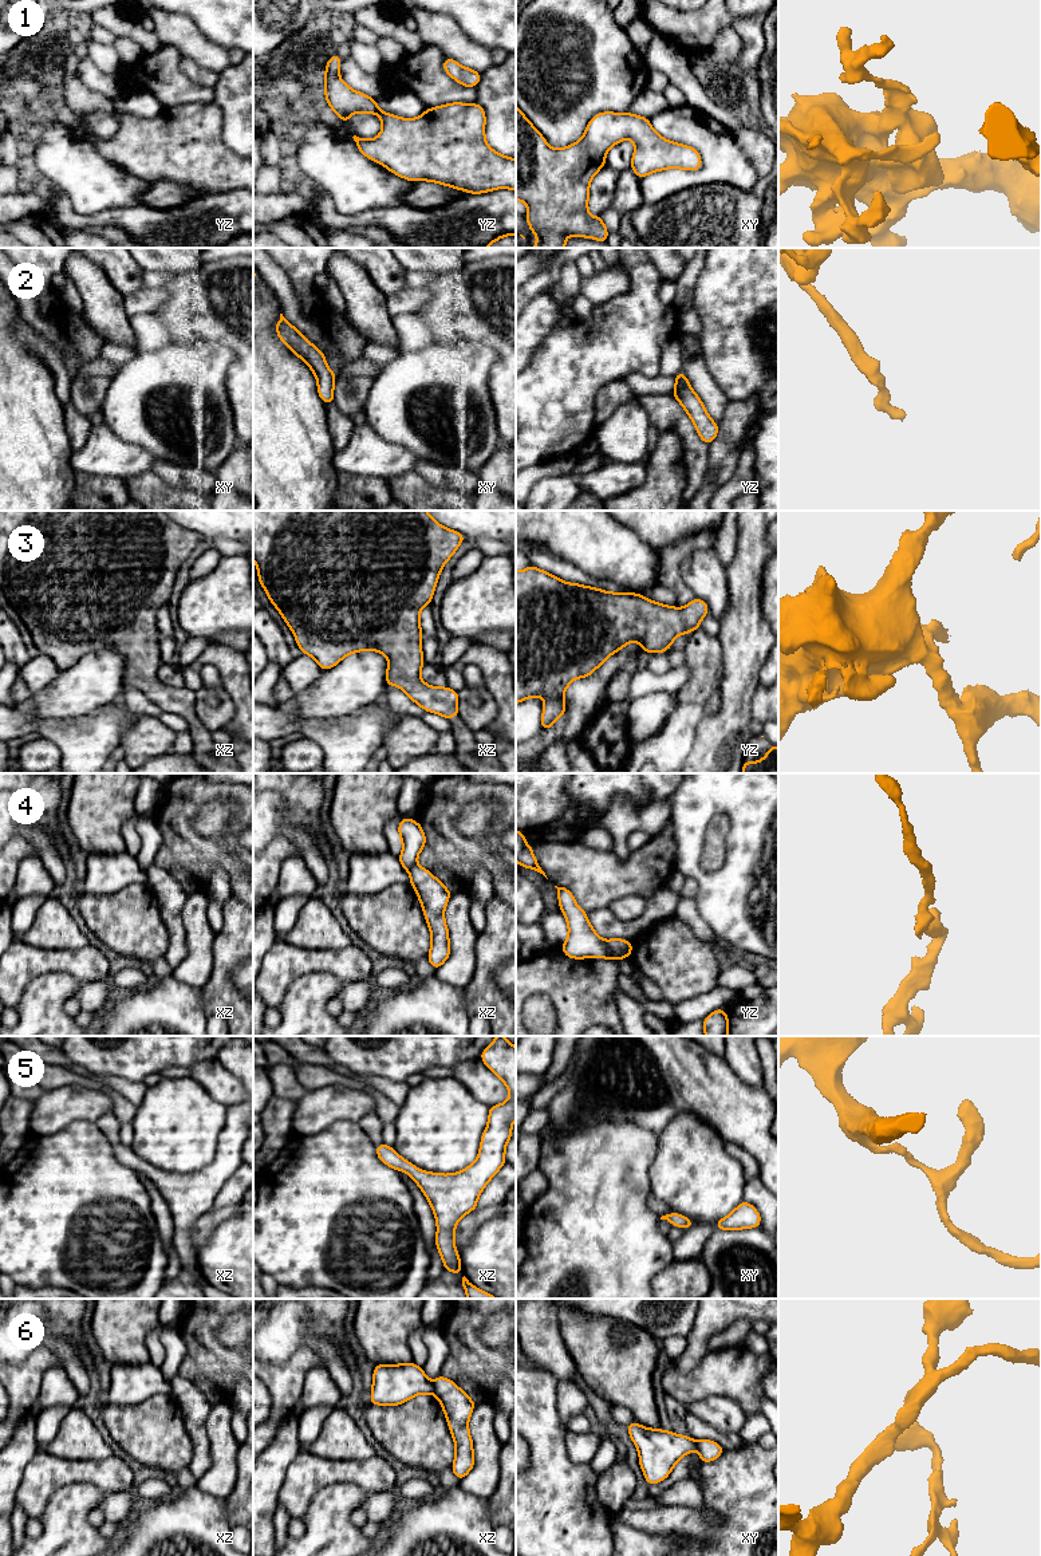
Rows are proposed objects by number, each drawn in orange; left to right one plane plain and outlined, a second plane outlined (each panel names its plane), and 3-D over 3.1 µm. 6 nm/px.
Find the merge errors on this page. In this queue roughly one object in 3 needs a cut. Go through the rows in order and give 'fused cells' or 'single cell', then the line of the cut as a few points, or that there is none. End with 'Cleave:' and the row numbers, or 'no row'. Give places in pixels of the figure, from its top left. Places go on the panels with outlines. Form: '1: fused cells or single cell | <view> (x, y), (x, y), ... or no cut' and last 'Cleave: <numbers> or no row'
1: single cell | no cut
2: single cell | no cut
3: single cell | no cut
4: fused cells | yz (607, 941), (616, 958)
5: single cell | no cut
6: fused cells | xz (432, 1382), (434, 1393)
Cleave: 4, 6

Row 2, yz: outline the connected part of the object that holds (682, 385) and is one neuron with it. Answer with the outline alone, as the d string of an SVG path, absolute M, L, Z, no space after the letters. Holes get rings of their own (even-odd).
M682 370L675 375L675 387L671 394L691 418L701 440L710 445L718 434L718 424L710 418Z

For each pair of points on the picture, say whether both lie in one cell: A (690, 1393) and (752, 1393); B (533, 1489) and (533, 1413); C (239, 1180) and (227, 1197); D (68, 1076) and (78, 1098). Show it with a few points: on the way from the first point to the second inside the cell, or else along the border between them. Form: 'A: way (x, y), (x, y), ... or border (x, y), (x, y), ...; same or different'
A: way (705, 1386), (737, 1386); same
B: way (540, 1470), (540, 1432); same
C: way (239, 1184), (231, 1193); same
D: border (48, 1088), (82, 1084), (103, 1091); different

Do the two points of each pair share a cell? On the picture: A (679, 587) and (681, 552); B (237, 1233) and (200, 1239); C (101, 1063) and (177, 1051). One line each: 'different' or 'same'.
A: same
B: different
C: same

